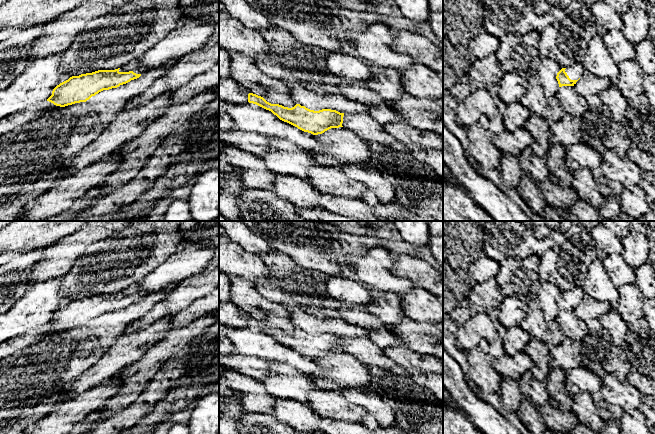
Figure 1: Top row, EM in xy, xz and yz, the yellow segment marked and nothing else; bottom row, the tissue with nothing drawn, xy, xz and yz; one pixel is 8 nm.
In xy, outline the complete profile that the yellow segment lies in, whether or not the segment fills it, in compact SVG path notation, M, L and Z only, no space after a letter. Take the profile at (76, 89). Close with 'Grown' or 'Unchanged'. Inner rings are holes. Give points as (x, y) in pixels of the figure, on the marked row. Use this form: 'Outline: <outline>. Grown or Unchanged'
Outline: M134 60L115 70L98 70L72 76L57 85L47 101L60 107L86 102L103 90L117 88L139 78L143 70L146 67L139 60Z. Grown

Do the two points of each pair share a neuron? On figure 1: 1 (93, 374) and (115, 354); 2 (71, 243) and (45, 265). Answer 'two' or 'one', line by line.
1: one
2: one

